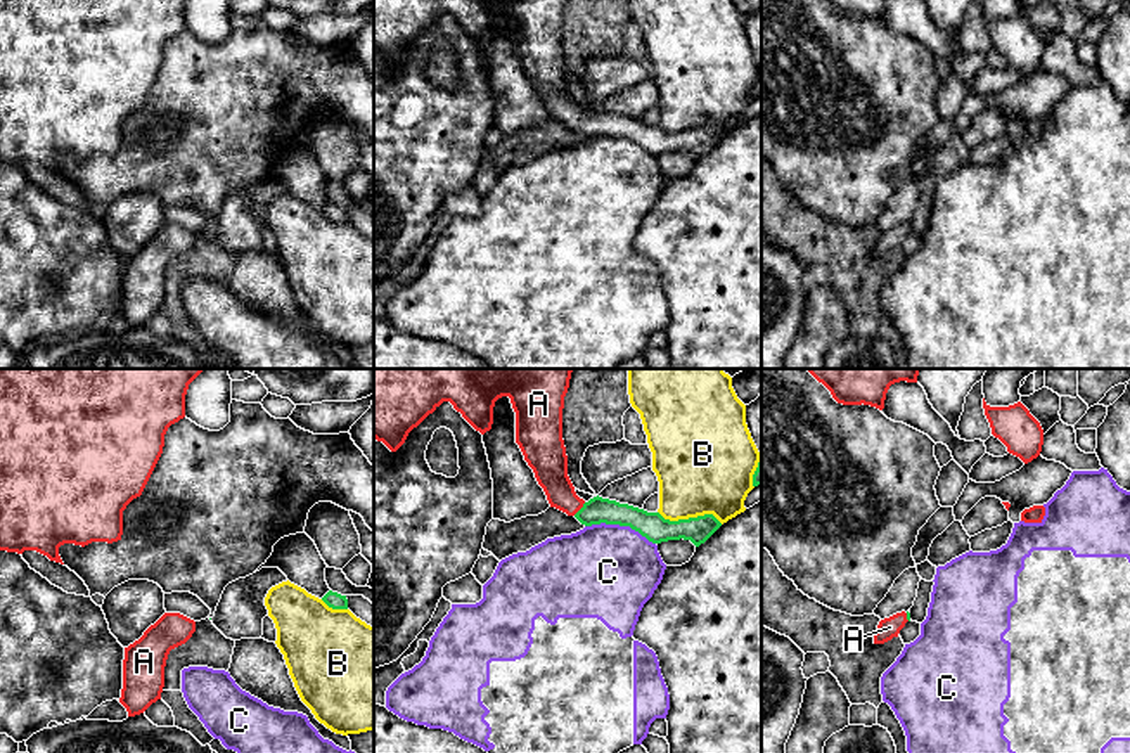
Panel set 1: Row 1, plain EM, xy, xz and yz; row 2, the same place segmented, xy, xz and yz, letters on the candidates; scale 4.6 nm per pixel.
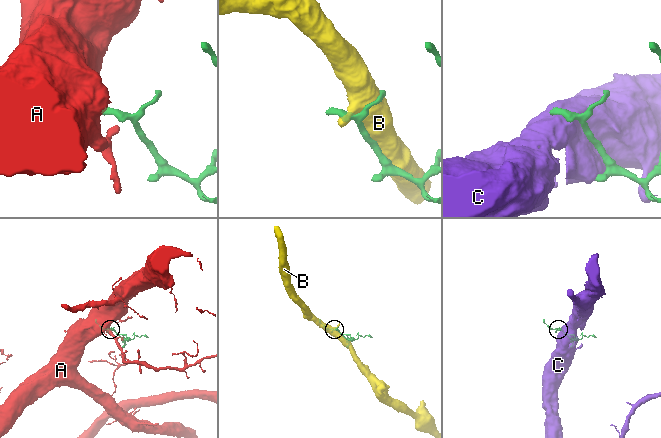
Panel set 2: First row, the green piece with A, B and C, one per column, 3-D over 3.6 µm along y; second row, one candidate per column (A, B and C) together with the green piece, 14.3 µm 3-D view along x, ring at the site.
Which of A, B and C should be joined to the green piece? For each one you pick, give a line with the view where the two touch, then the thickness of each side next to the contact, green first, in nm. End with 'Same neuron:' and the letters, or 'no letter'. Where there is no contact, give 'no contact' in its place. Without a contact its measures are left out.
A: contact in xz; calibres 120 and 160 nm
Same neuron: A

